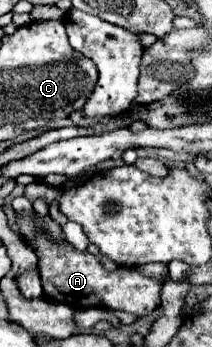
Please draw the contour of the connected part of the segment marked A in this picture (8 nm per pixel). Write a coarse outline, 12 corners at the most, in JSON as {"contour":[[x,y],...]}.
{"contour":[[32,211],[48,301],[144,317],[164,281],[138,267],[108,271],[74,249],[62,225]]}

